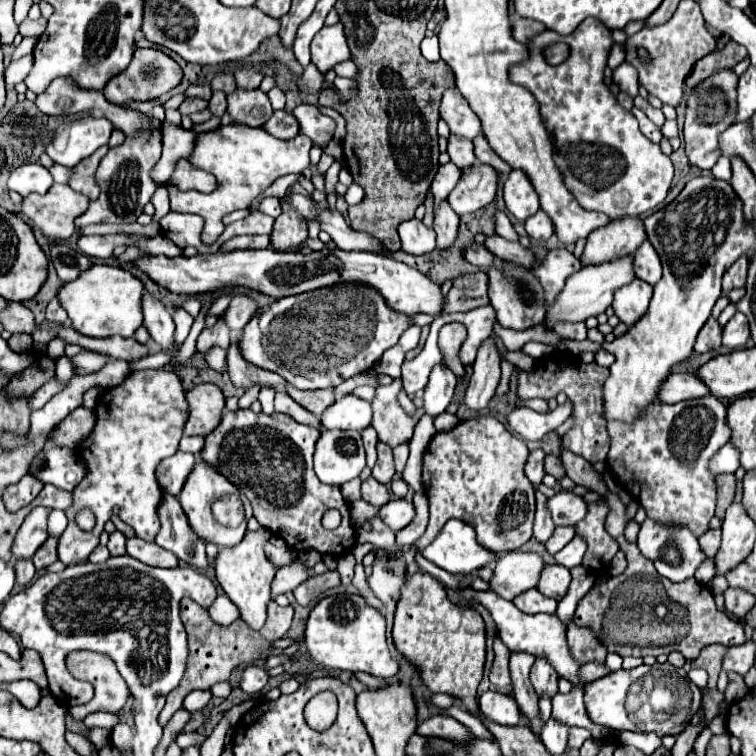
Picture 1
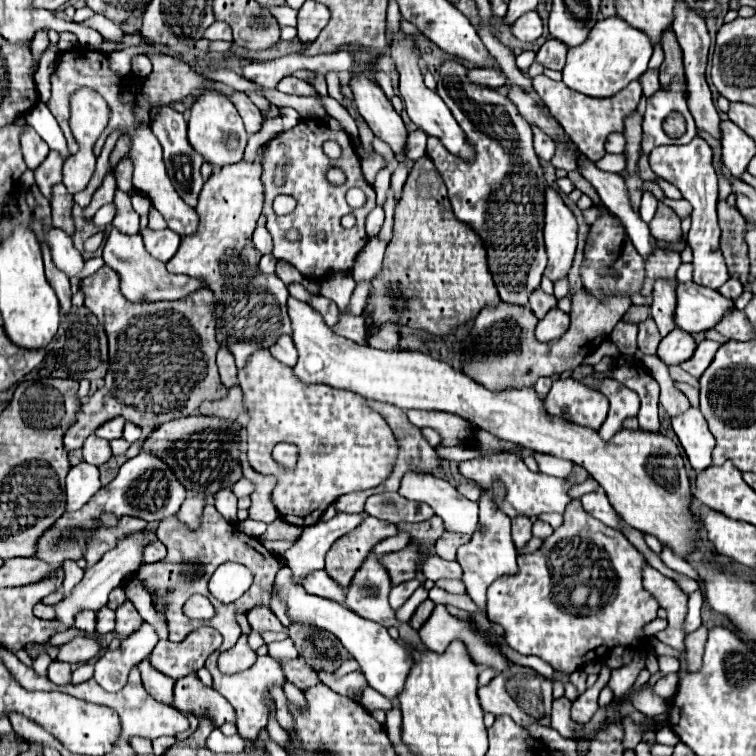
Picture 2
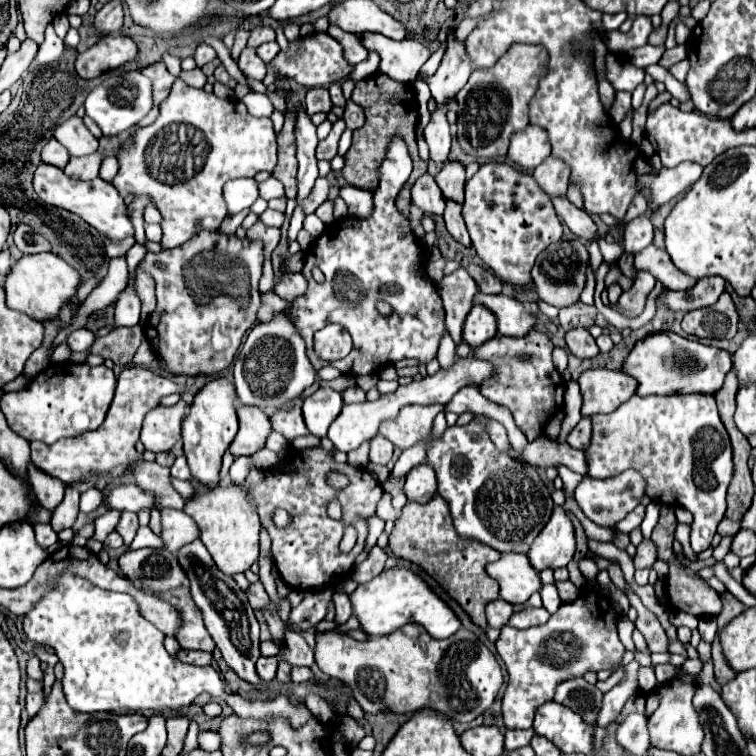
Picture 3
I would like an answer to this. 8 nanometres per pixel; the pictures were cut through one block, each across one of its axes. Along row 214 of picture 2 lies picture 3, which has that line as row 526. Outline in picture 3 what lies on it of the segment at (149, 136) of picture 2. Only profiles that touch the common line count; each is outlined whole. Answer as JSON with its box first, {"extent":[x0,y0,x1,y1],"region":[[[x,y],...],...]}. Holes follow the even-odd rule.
{"extent":[162,508,200,552],"region":[[[162,508],[162,540],[170,552],[178,552],[184,544],[200,538],[196,522],[182,510]]]}

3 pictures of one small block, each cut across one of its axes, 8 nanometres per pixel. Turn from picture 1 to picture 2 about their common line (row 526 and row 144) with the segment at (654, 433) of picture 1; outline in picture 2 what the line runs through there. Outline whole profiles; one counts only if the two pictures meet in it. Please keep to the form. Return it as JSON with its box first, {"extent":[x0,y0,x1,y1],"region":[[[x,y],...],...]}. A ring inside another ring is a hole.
{"extent":[650,138,730,290],"region":[[[694,138],[686,146],[658,146],[650,152],[650,168],[656,176],[664,178],[666,182],[674,184],[684,200],[688,200],[694,208],[692,212],[692,228],[688,232],[688,244],[694,252],[694,282],[700,286],[708,286],[718,290],[730,276],[720,252],[720,226],[716,216],[716,202],[718,202],[718,176],[712,168],[712,148],[702,140]]]}

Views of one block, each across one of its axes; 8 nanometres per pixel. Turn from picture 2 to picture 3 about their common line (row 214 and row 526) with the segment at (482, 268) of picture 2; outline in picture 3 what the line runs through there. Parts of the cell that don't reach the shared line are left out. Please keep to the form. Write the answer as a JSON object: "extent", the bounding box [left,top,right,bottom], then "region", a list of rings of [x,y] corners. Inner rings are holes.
{"extent":[390,494,502,628],"region":[[[436,494],[428,504],[408,502],[402,508],[402,514],[390,534],[390,550],[400,558],[420,564],[468,612],[474,624],[480,628],[488,626],[484,608],[490,600],[498,598],[498,584],[486,574],[486,564],[496,562],[502,554],[490,546],[478,544],[478,540],[458,536],[450,508],[442,496]]]}

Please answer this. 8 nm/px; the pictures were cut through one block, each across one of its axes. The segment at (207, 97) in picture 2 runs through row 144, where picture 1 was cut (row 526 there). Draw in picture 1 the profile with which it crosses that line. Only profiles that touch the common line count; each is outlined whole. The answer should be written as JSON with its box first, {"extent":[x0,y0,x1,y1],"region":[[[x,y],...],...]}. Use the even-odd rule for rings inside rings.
{"extent":[178,460,246,548],"region":[[[198,460],[196,466],[192,468],[188,480],[184,482],[184,488],[182,488],[180,496],[178,496],[178,500],[180,500],[180,504],[182,504],[184,512],[186,512],[186,516],[188,516],[188,520],[190,520],[190,524],[192,524],[192,528],[194,528],[194,532],[196,532],[198,536],[202,536],[204,540],[208,540],[208,542],[218,544],[220,548],[236,546],[236,544],[244,538],[244,532],[246,532],[246,524],[240,524],[238,528],[226,528],[226,526],[222,526],[222,524],[212,516],[210,506],[214,504],[214,500],[218,500],[218,498],[224,496],[224,494],[238,494],[238,488],[232,486],[228,480],[224,480],[224,476],[220,476],[220,472],[216,472],[214,468],[208,468],[208,464],[204,464],[204,460]]]}

